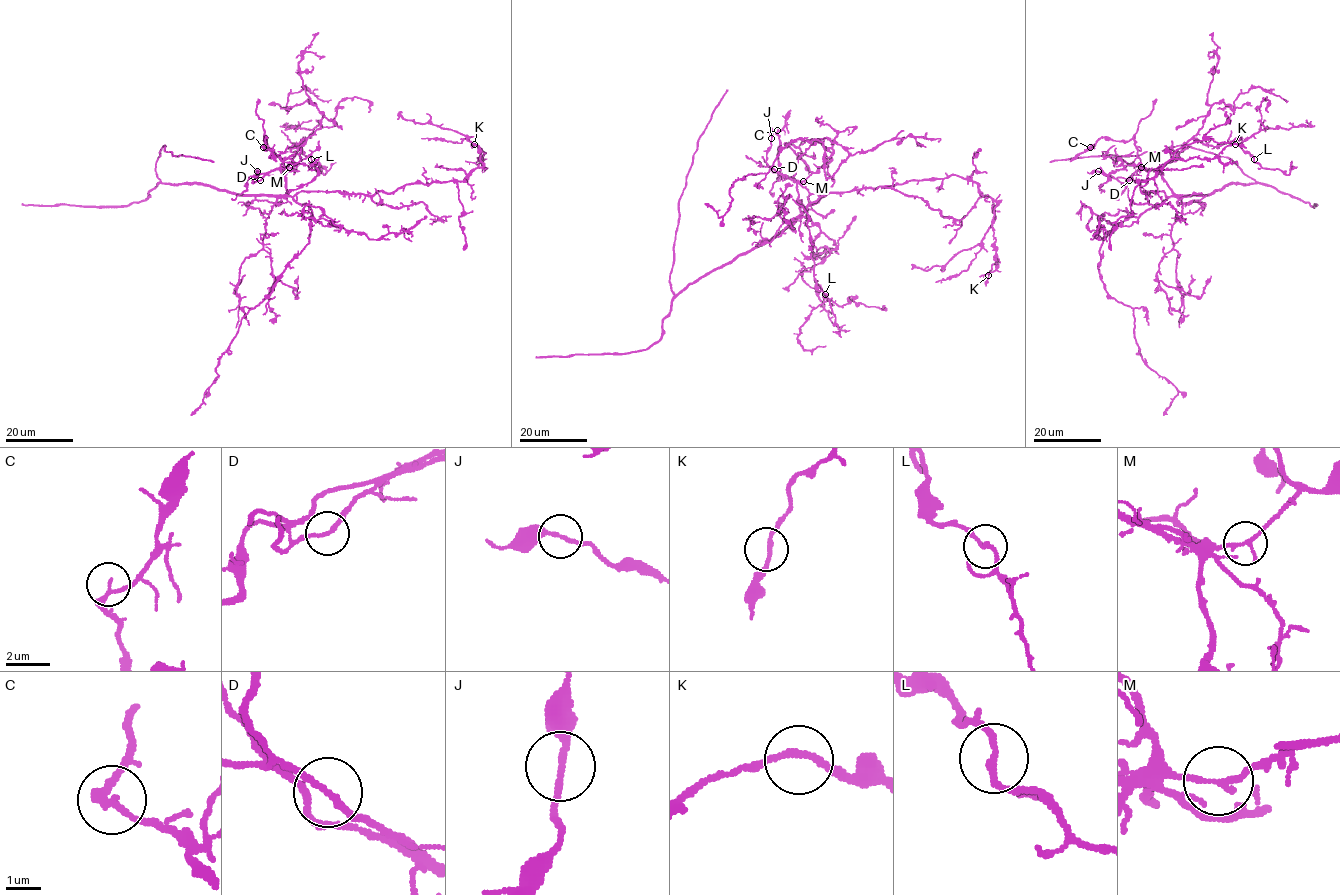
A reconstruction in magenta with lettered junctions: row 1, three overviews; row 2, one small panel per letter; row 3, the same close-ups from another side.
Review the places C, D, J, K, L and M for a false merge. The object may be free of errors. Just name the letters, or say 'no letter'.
M

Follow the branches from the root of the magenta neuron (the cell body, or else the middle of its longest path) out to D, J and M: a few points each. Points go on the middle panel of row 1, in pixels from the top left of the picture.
D: (793, 221), (801, 213), (797, 183), (774, 169)
J: (793, 221), (801, 213), (797, 183), (766, 162), (771, 139)
M: (793, 221), (801, 213), (797, 184), (803, 181)

